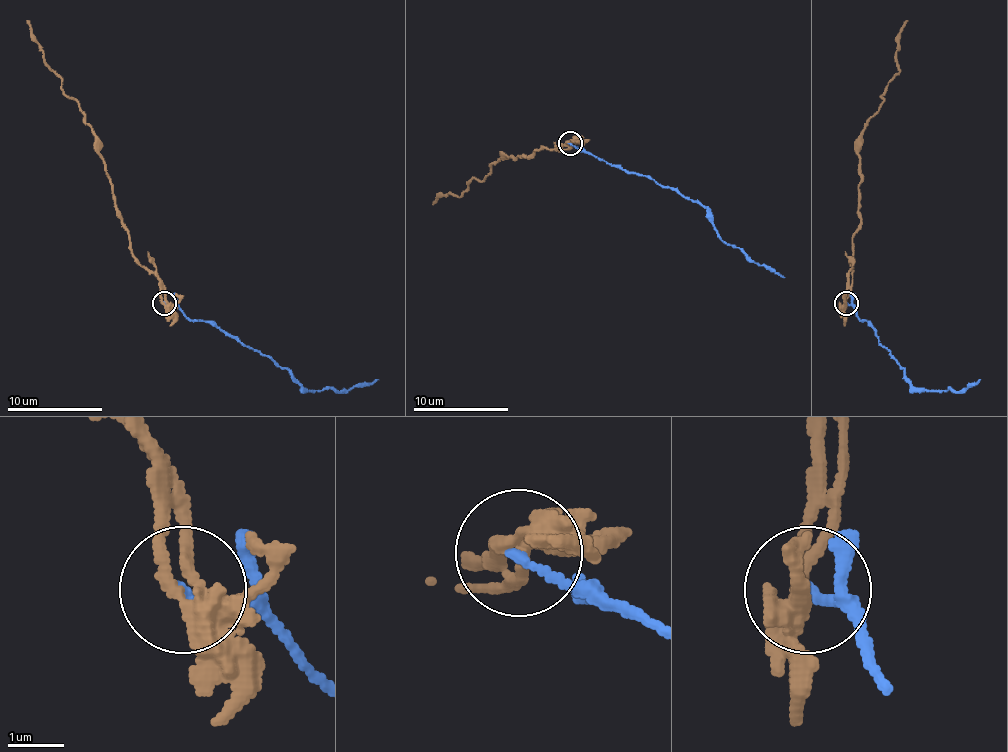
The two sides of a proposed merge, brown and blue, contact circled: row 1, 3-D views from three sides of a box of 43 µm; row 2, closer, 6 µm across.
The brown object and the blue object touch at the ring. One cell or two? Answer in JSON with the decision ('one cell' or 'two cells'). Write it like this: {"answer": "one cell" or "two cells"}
{"answer": "two cells"}

